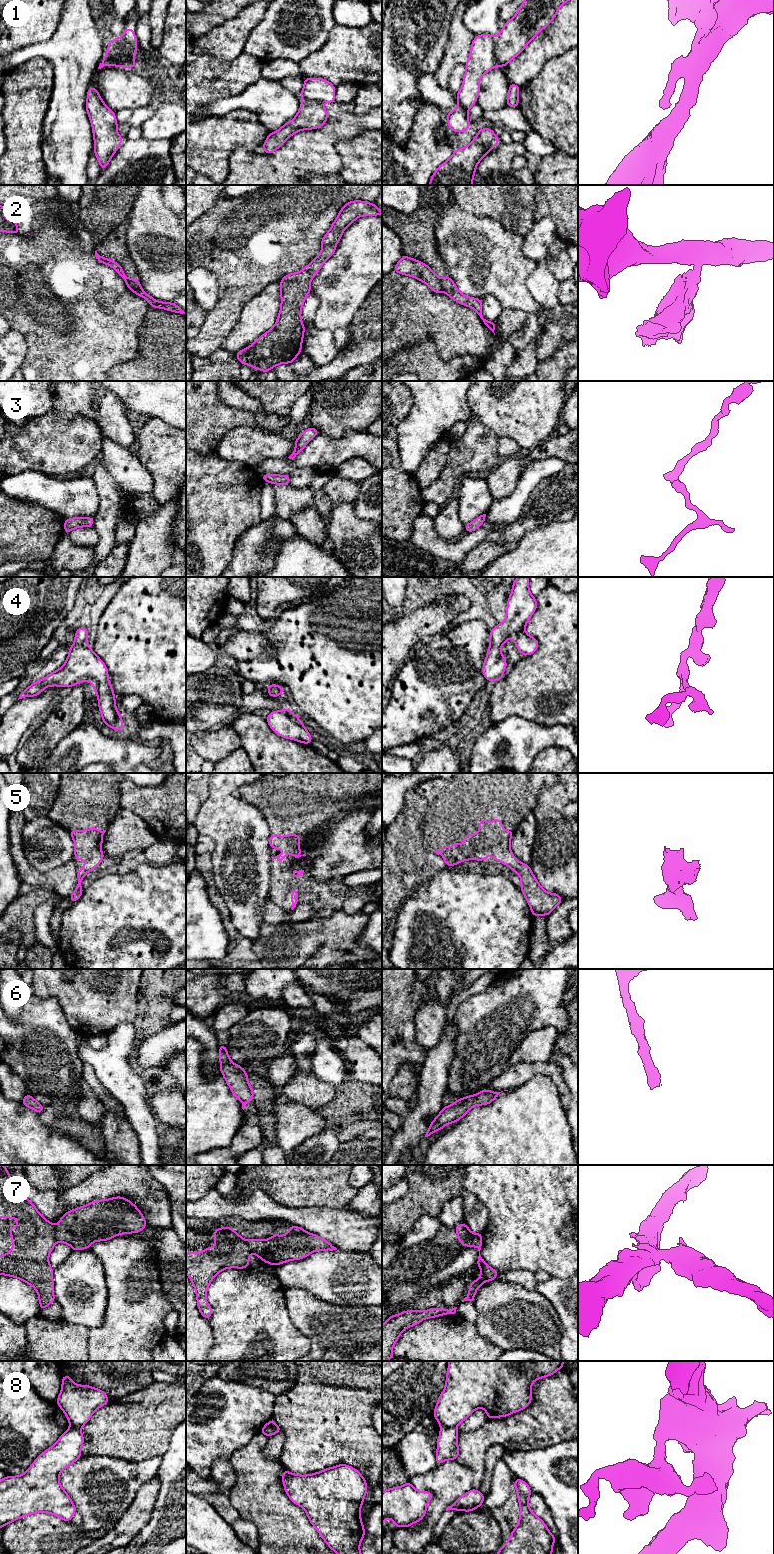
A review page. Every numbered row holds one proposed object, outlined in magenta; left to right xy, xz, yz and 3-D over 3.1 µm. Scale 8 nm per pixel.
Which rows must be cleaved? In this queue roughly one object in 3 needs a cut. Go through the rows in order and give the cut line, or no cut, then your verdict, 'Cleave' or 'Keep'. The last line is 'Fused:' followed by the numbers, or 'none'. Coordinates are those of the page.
1: Split along xy (117, 39), (117, 46), (121, 48), (121, 55), (109, 64). Cleave
2: Split along xy (127, 278), (127, 283), (131, 289), (139, 286). Cleave
3: No split. Keep
4: No split. Keep
5: No split. Keep
6: No split. Keep
7: Split along yz (466, 1225), (465, 1239), (462, 1242). Cleave
8: Split along yz (441, 1425), (455, 1427). Cleave
Fused: 1, 2, 7, 8

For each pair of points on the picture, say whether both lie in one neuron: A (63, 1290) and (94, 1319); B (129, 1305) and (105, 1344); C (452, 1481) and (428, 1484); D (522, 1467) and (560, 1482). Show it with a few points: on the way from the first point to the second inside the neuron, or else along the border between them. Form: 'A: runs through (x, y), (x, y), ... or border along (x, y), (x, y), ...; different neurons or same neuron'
A: runs through (68, 1297), (85, 1310); same neuron
B: runs through (129, 1315), (129, 1320), (115, 1334); same neuron
C: runs through (446, 1481), (434, 1481); same neuron
D: runs through (531, 1467), (540, 1468), (551, 1473); same neuron

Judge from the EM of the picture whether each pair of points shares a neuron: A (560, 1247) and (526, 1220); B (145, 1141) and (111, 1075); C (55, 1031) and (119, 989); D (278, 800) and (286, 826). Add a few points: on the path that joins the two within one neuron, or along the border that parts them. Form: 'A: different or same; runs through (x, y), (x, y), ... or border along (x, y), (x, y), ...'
A: same; runs through (552, 1239), (534, 1221)
B: same; runs through (145, 1125), (137, 1111), (132, 1096), (127, 1091)
C: different; border along (59, 1001), (66, 1021), (77, 1033)
D: same; runs through (284, 806), (286, 808), (286, 820)

